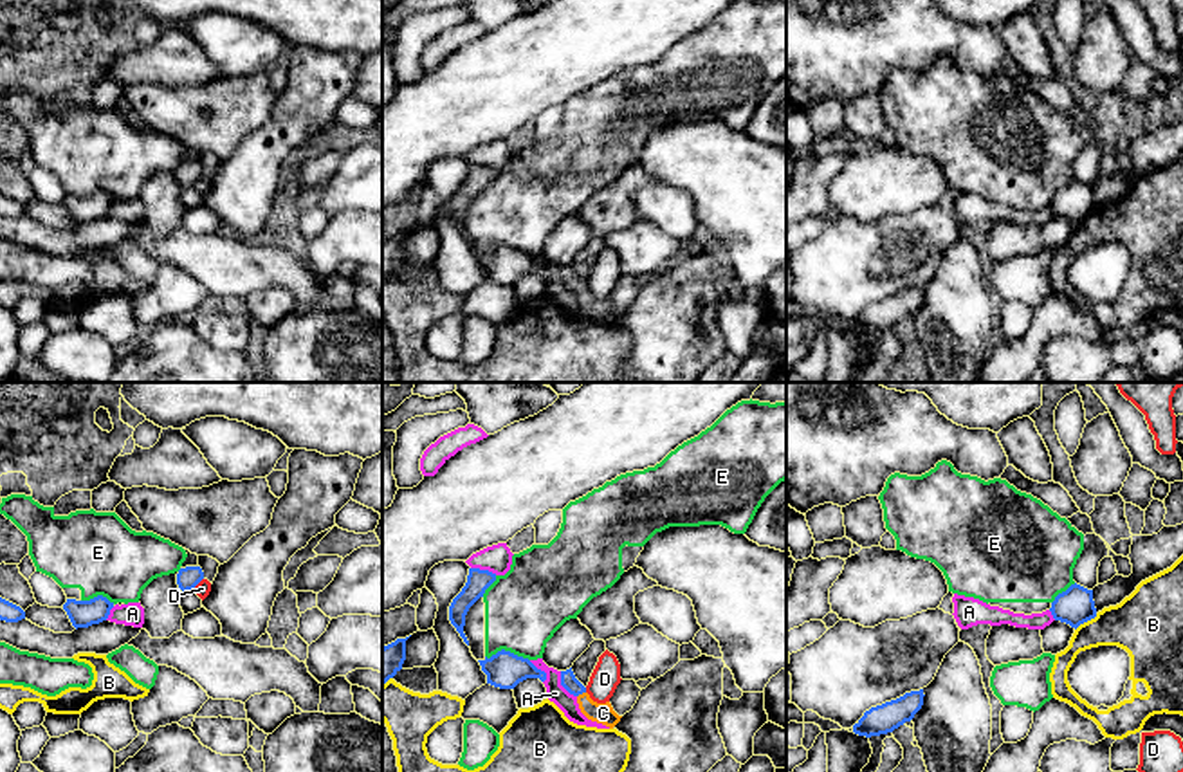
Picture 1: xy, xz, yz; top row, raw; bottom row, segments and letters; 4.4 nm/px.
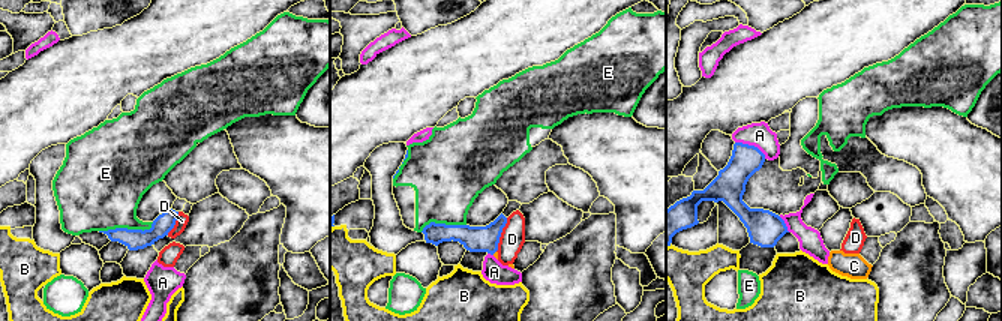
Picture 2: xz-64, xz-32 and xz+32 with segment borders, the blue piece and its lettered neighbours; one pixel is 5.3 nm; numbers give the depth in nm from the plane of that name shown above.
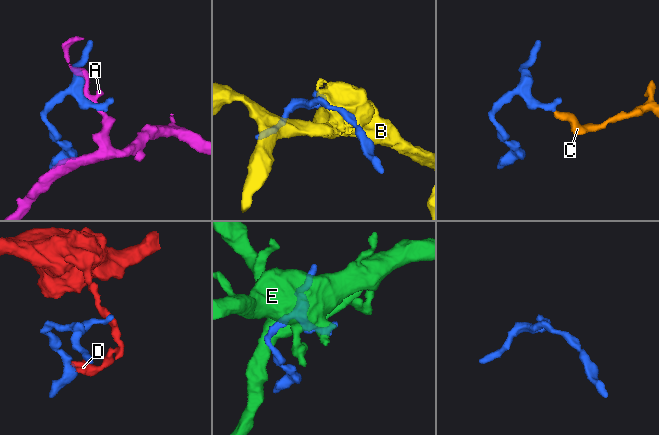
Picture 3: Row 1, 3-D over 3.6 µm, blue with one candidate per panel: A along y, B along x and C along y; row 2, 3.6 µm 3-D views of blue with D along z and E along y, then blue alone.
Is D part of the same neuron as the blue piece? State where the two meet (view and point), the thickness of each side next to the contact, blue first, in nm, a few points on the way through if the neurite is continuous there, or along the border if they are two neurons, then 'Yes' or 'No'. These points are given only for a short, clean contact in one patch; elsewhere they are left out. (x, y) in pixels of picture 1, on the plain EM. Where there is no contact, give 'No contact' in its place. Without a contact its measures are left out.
Touches blue at xy (197, 179). Thickness 100 nm (blue) against 70 nm. Boundary: xy (202, 174), (192, 184). No

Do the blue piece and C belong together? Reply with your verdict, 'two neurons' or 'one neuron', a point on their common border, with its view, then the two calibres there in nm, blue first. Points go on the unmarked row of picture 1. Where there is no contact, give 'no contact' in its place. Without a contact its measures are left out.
one neuron; contact xz (581, 289); calibres 70 and 100 nm

